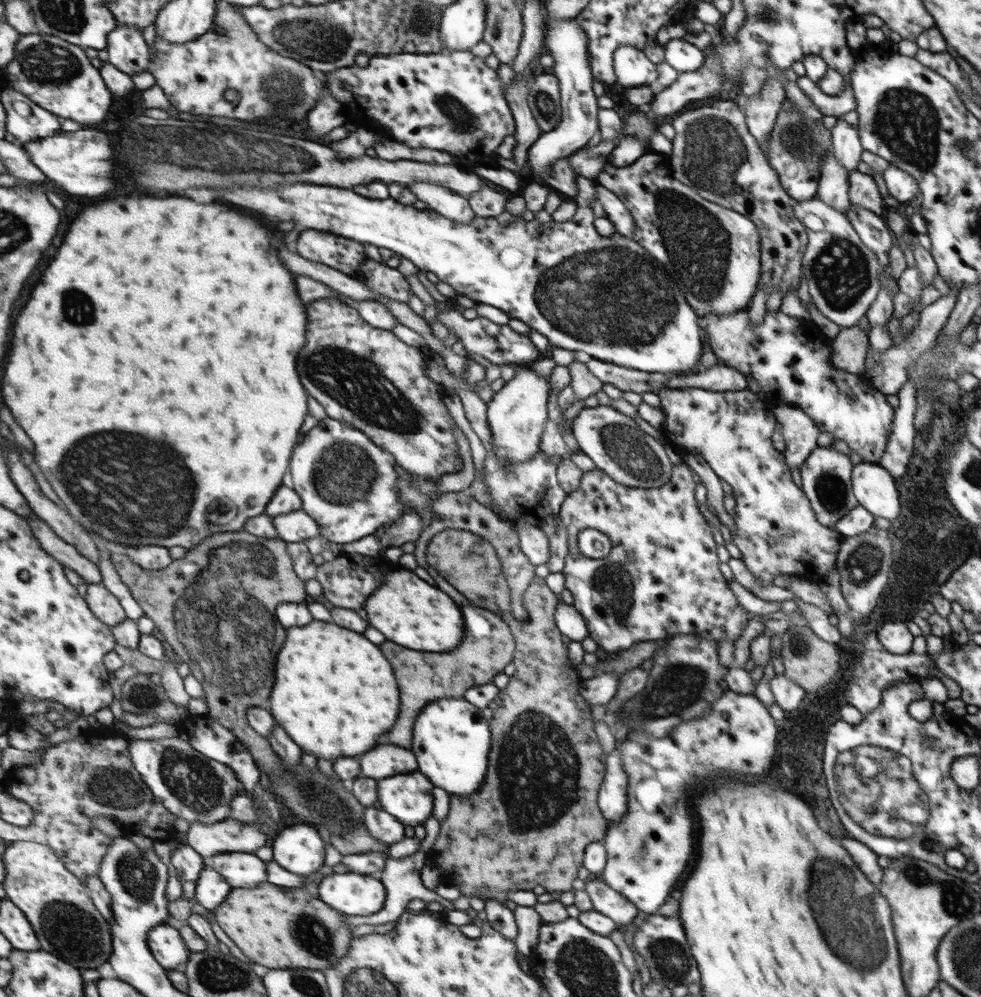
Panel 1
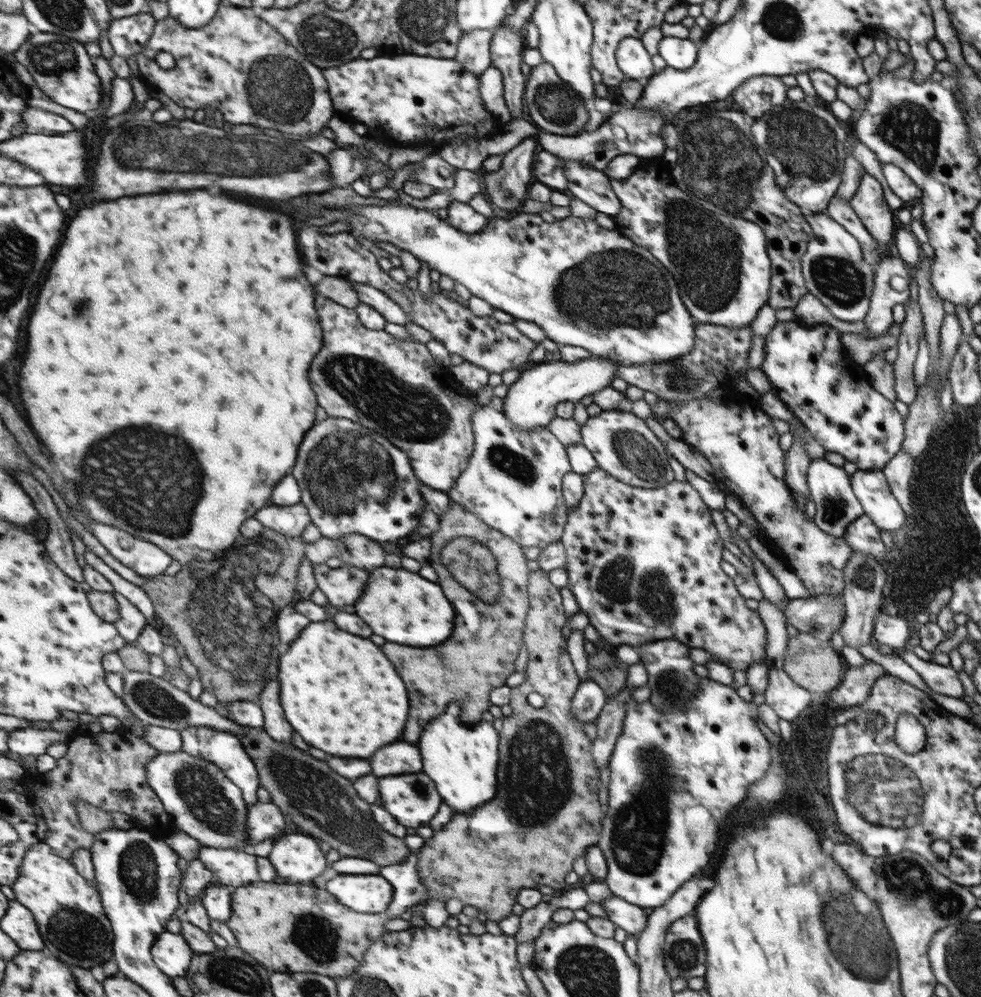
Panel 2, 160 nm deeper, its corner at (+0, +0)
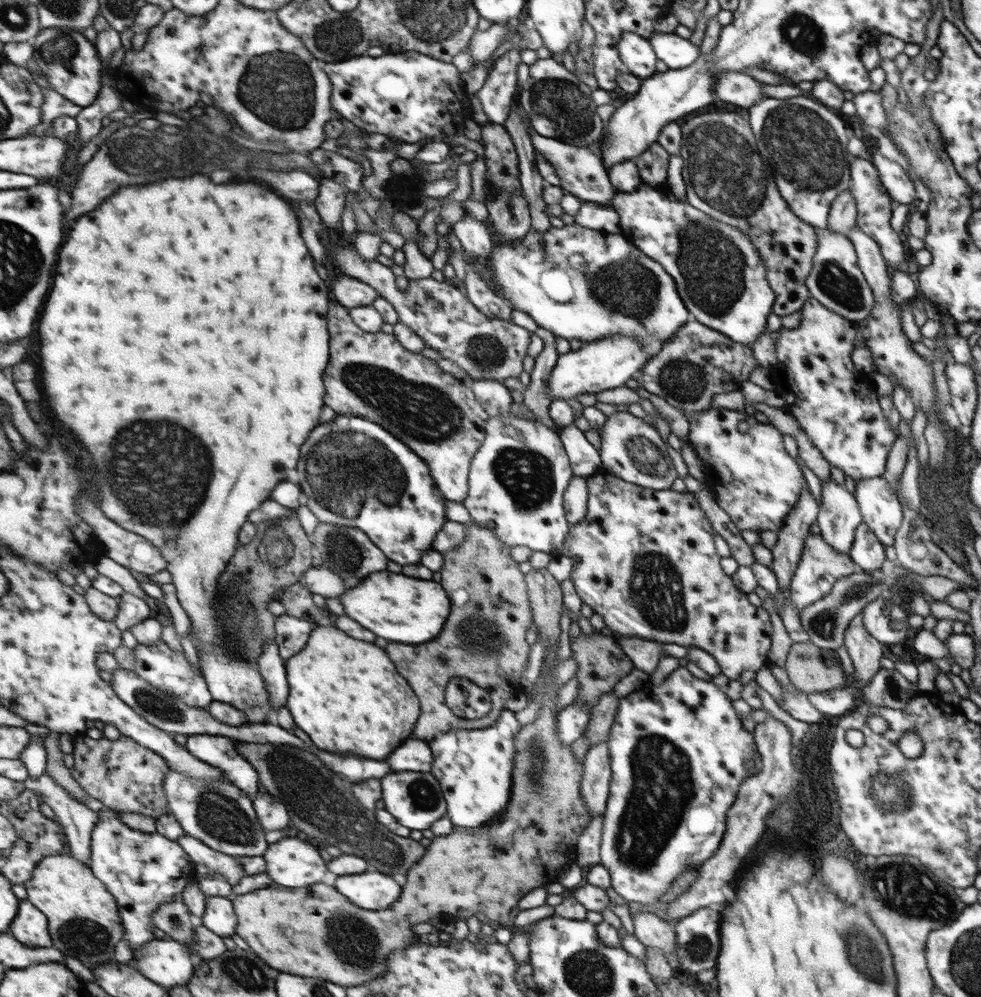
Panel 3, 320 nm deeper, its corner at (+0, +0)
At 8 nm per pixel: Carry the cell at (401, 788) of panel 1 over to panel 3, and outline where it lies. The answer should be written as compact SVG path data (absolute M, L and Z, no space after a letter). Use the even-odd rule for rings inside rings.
M399 772L389 774L383 782L383 802L387 804L387 810L407 828L413 830L431 829L438 820L448 814L448 803L446 802L444 790L439 779L431 772Z

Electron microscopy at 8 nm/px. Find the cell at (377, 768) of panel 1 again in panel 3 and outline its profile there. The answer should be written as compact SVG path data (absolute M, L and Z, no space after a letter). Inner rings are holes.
M409 740L405 742L405 746L401 746L401 750L397 750L397 754L393 754L393 758L389 758L389 764L395 772L429 772L433 770L435 760L432 748L423 742L423 740Z

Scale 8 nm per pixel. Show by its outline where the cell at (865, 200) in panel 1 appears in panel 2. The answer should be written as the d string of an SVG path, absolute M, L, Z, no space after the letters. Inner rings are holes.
M863 173L859 187L848 205L876 242L889 244L891 234L893 234L893 216L887 204L883 202L881 186L873 176Z

